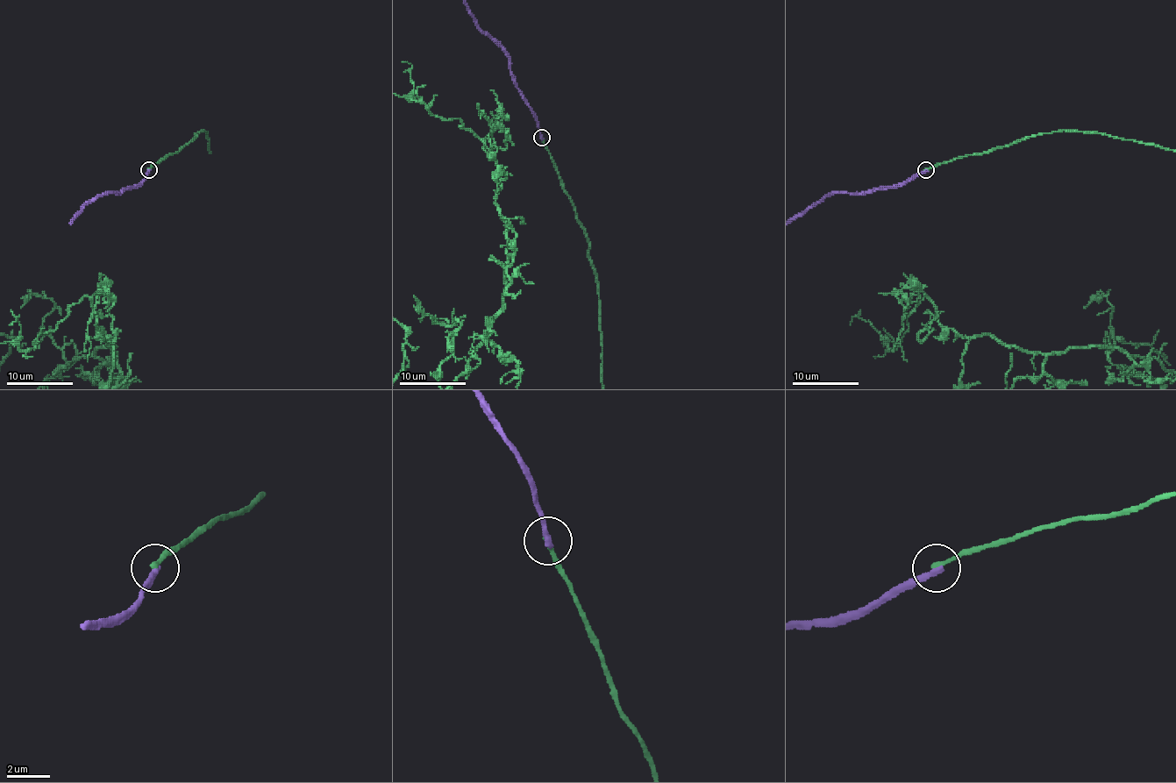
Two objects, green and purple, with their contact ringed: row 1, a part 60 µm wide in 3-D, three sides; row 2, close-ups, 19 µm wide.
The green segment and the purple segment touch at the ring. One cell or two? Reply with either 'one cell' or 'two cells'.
two cells

